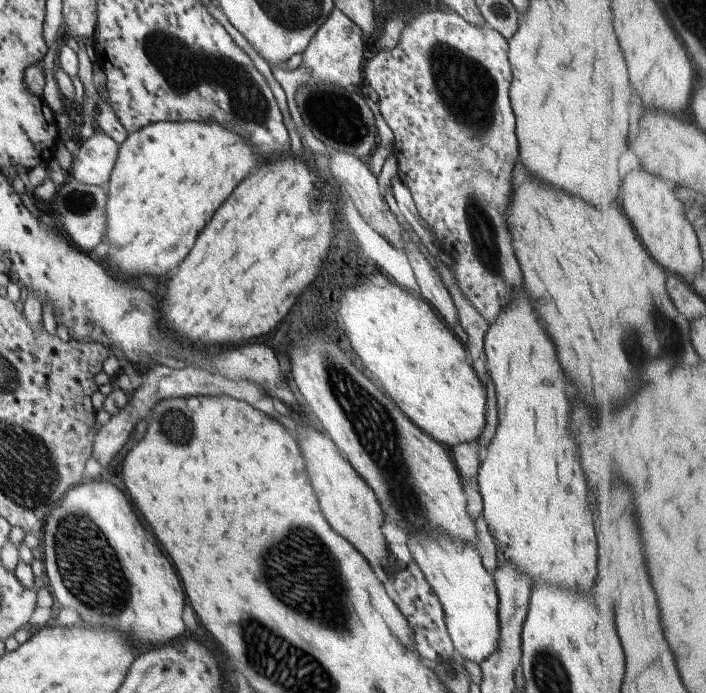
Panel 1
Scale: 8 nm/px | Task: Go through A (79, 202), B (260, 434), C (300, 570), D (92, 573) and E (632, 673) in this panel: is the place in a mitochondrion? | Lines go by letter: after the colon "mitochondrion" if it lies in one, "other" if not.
A: mitochondrion
B: other
C: mitochondrion
D: mitochondrion
E: other

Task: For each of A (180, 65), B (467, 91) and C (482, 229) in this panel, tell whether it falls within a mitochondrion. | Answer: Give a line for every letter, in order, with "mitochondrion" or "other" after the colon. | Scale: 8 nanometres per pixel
A: mitochondrion
B: mitochondrion
C: mitochondrion

